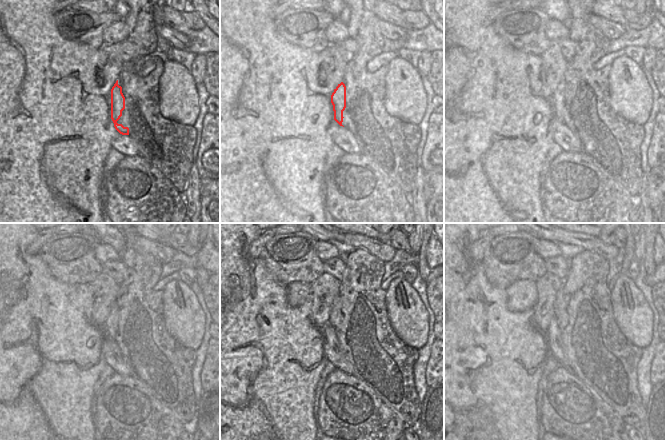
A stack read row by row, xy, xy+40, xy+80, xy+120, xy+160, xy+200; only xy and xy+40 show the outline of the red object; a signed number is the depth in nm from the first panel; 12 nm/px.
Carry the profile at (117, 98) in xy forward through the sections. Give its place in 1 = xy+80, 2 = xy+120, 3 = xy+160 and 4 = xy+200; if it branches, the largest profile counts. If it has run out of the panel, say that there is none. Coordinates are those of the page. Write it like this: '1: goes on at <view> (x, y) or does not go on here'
1: goes on at xy+80 (559, 98)
2: goes on at xy+120 (111, 323)
3: goes on at xy+160 (336, 311)
4: goes on at xy+200 (560, 299)

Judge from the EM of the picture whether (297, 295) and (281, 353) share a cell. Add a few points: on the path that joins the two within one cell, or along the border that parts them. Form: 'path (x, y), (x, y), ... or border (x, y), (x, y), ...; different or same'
border (285, 286), (288, 304), (294, 307), (311, 292); different

